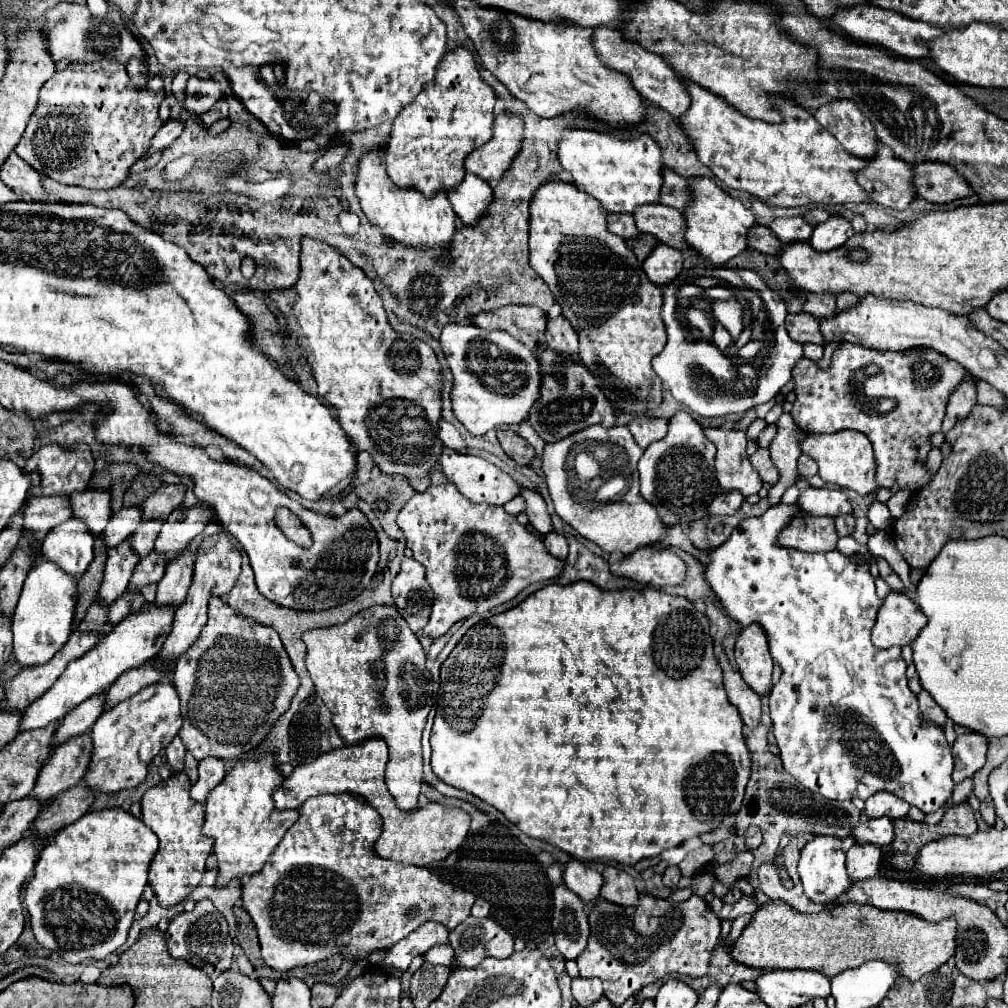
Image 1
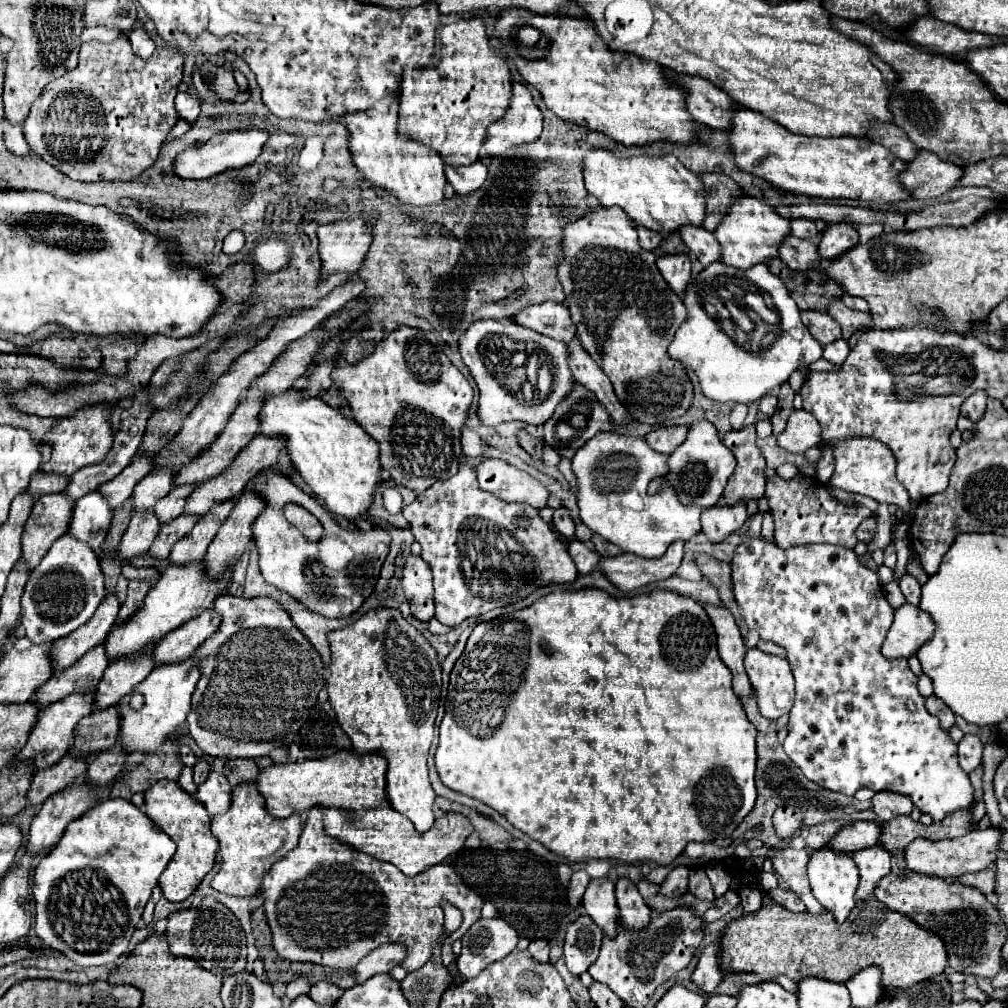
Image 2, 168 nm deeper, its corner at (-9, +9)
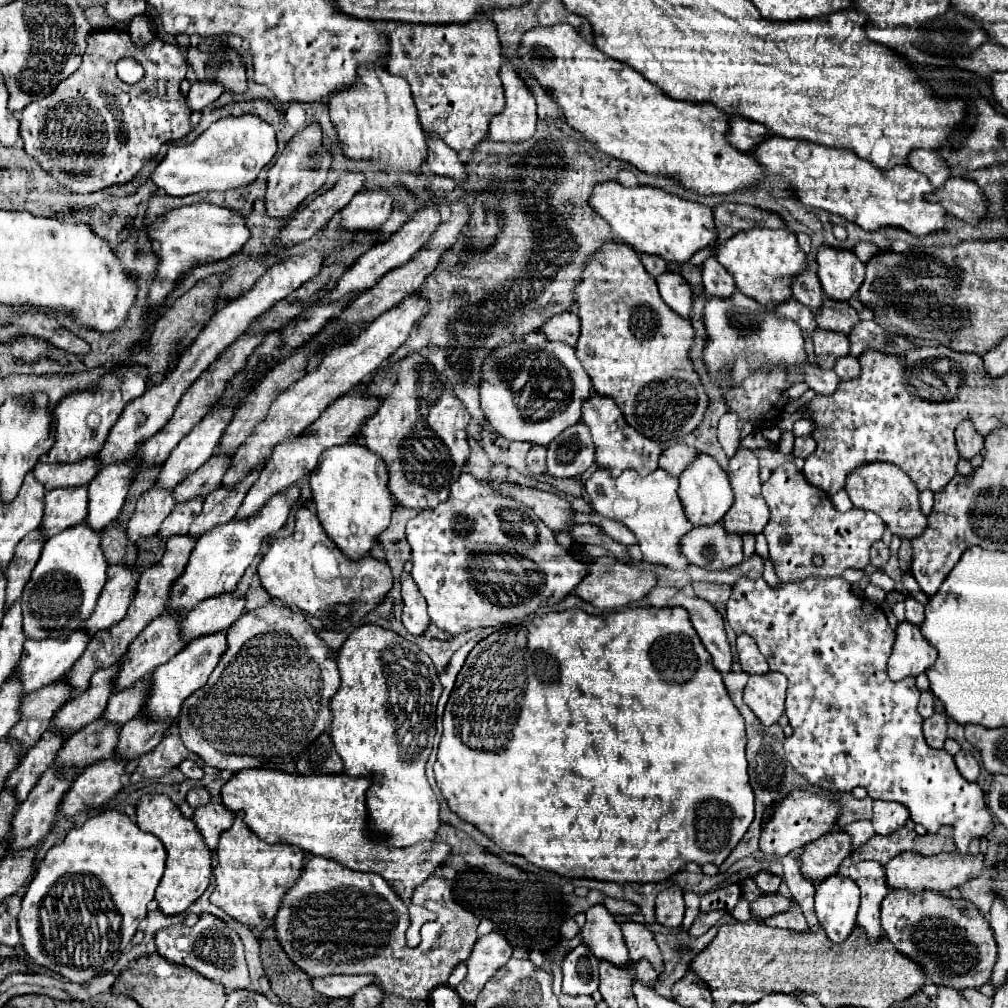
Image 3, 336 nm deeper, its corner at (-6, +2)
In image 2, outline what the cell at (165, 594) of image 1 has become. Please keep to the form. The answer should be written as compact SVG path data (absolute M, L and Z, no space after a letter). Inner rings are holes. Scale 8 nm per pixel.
M235 500L221 502L221 506L213 506L209 514L201 516L199 522L193 526L185 538L181 538L173 550L171 550L171 562L195 562L205 556L207 546L211 544L211 538L217 534L219 526L225 522L229 512L233 510Z

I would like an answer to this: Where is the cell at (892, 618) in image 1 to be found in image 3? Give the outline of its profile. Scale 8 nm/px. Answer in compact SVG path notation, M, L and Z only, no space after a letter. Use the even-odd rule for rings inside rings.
M902 621L896 627L894 649L888 659L888 675L892 681L916 677L934 665L936 655L938 651L928 643L928 639L922 637L920 629L908 621Z

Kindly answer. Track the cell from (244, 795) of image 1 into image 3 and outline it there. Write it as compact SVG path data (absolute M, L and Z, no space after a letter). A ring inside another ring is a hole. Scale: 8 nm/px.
M236 813L234 825L222 831L218 841L214 867L216 887L210 895L210 901L216 907L224 909L236 921L242 921L244 925L262 931L274 921L282 895L288 891L290 885L294 885L296 877L300 877L302 861L302 849L286 843L262 841L258 835L250 833L246 823L242 821L242 813Z

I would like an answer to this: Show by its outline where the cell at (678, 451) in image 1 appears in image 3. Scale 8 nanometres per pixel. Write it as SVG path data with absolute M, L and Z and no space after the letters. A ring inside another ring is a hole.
M706 453L696 455L696 459L680 473L678 481L680 481L678 497L682 501L682 507L684 507L686 515L694 523L694 527L698 527L698 525L714 525L714 523L722 521L724 513L730 509L730 505L734 501L734 493L732 493L726 471L718 465L718 461L714 457L710 457Z

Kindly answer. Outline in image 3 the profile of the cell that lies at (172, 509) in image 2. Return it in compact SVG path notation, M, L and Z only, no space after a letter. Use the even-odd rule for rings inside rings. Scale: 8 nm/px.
M214 453L210 457L210 461L206 461L206 465L202 465L202 469L198 469L190 477L186 477L186 481L182 481L178 487L174 487L174 491L172 491L174 503L182 505L196 497L208 497L212 491L218 489L228 463L230 463L230 457Z

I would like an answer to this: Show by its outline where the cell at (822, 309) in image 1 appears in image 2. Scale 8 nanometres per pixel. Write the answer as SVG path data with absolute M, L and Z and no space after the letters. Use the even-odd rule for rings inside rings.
M833 300L833 302L831 302L829 314L841 324L841 328L843 328L843 338L845 338L845 340L849 340L855 332L873 326L873 320L871 320L871 314L869 314L869 312L851 310L851 308L847 308L841 300Z

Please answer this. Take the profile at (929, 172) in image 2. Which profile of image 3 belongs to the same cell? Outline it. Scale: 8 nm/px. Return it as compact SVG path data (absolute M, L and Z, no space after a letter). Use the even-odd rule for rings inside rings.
M950 177L942 189L926 195L926 201L938 203L948 215L954 215L964 221L978 221L986 213L986 199L980 193L980 187L962 177Z

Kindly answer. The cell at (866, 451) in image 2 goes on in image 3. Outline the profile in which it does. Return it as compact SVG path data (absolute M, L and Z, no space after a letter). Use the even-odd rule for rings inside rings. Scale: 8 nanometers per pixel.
M874 461L874 463L862 463L858 465L844 483L844 491L852 499L854 507L874 511L882 517L882 521L888 525L888 529L898 535L898 537L916 537L924 527L926 527L926 517L920 511L918 503L918 491L914 489L914 483L902 469L896 465L884 463L884 461Z

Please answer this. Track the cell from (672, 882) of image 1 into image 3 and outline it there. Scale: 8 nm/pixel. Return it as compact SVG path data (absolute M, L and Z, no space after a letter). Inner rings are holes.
M670 885L656 897L656 921L668 927L678 927L684 917L684 899L678 885Z

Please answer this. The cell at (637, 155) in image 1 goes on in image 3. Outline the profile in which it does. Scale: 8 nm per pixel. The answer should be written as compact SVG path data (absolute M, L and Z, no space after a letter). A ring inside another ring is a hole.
M600 181L592 189L590 207L610 223L616 239L632 245L638 253L654 253L666 261L684 263L696 251L716 243L716 227L710 207L686 201L658 187L642 185L628 189L618 181Z

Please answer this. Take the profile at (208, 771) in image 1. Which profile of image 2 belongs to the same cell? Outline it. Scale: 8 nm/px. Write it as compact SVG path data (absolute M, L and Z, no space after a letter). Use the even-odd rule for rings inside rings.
M211 770L209 778L197 788L195 798L197 798L197 802L201 802L207 808L209 816L213 818L213 816L229 810L229 806L231 806L231 784L227 782L227 778L221 772Z

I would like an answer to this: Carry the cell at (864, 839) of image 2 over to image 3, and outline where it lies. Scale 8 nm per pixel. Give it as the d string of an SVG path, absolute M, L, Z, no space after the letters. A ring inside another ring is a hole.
M846 831L826 833L818 841L804 847L802 873L812 881L822 881L838 871L842 861L852 855L852 835Z

